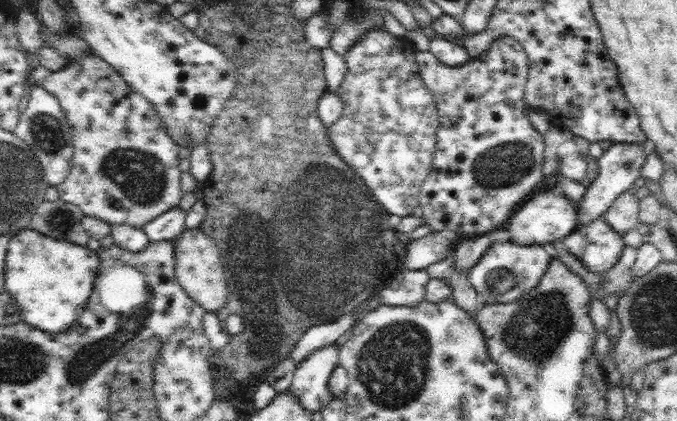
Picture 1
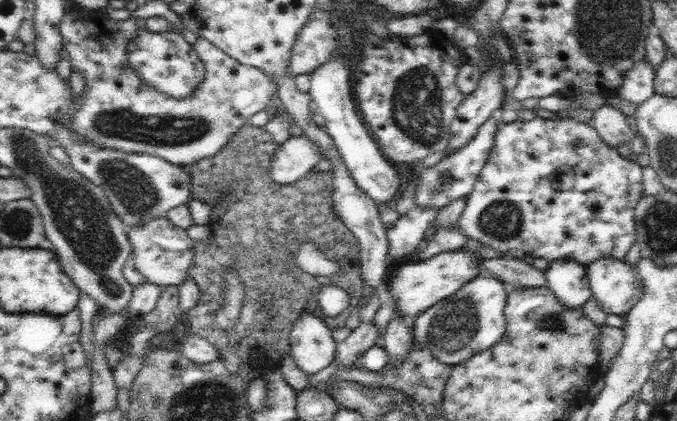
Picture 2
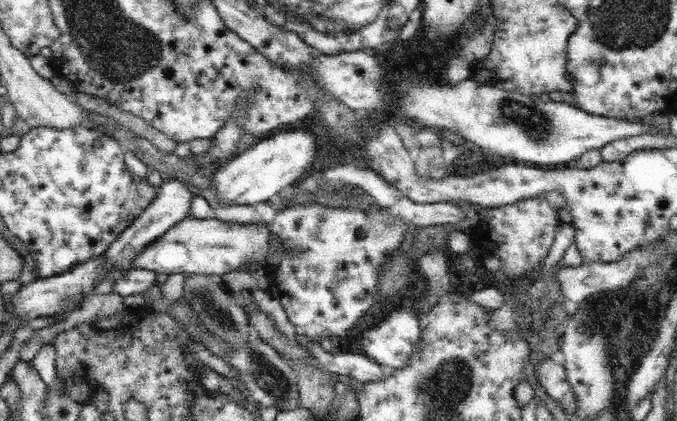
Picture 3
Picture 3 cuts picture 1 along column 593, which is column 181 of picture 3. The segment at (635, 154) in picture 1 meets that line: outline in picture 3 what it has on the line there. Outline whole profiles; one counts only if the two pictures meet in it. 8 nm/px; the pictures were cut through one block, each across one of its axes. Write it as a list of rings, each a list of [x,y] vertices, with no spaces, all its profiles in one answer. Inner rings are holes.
[[[172,178],[172,180],[166,180],[158,190],[156,190],[156,196],[152,200],[152,204],[148,204],[148,208],[142,212],[140,218],[134,220],[134,224],[122,232],[118,236],[118,240],[112,242],[112,246],[104,252],[106,256],[106,266],[108,268],[128,268],[132,264],[132,258],[148,244],[152,244],[158,236],[164,236],[166,230],[170,230],[174,224],[178,224],[180,220],[184,220],[188,214],[190,214],[190,206],[192,206],[192,200],[194,200],[194,192],[192,192],[192,186],[188,182],[182,182],[178,178]]]

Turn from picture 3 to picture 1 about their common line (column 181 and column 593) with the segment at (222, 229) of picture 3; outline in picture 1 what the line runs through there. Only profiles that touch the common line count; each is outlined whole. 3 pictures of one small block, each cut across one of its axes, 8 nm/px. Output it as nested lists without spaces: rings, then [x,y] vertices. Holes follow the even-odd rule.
[[[605,218],[577,228],[563,240],[563,244],[567,246],[567,252],[581,260],[591,274],[611,270],[621,258],[625,246],[621,242],[621,234],[617,234]]]

